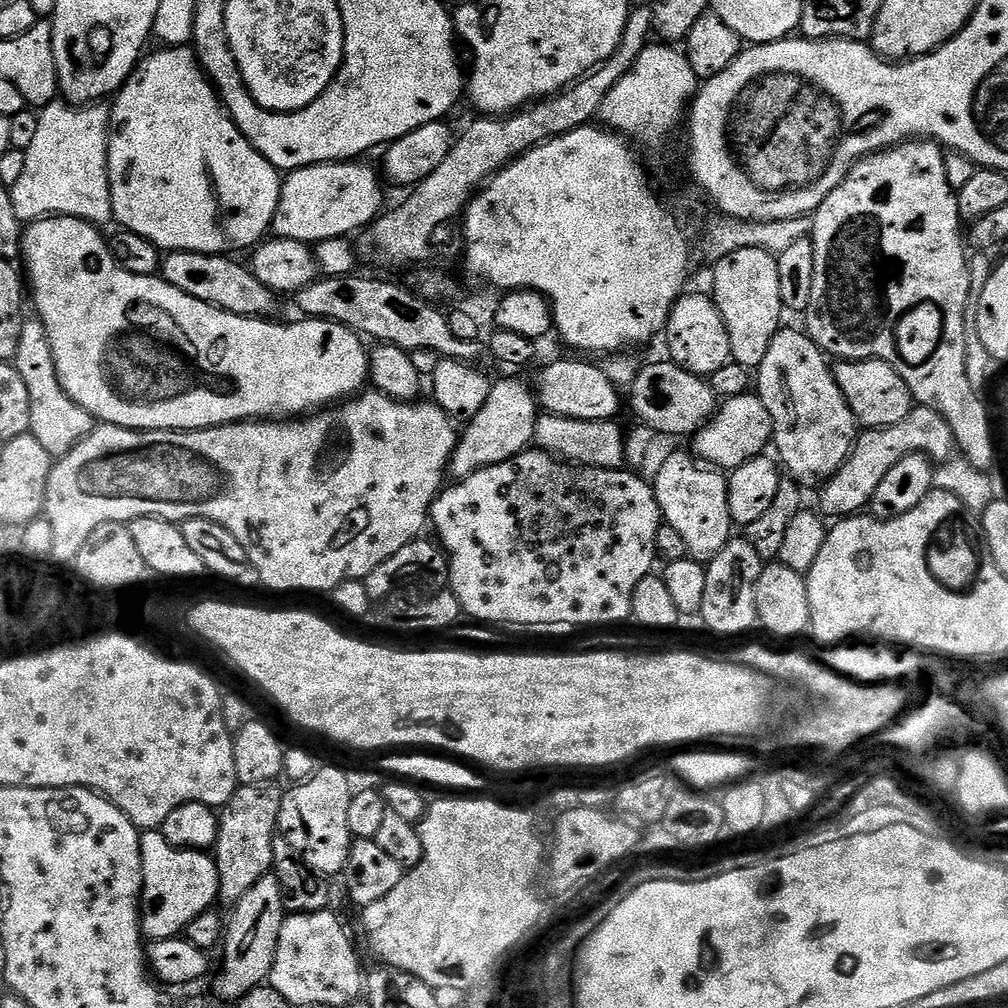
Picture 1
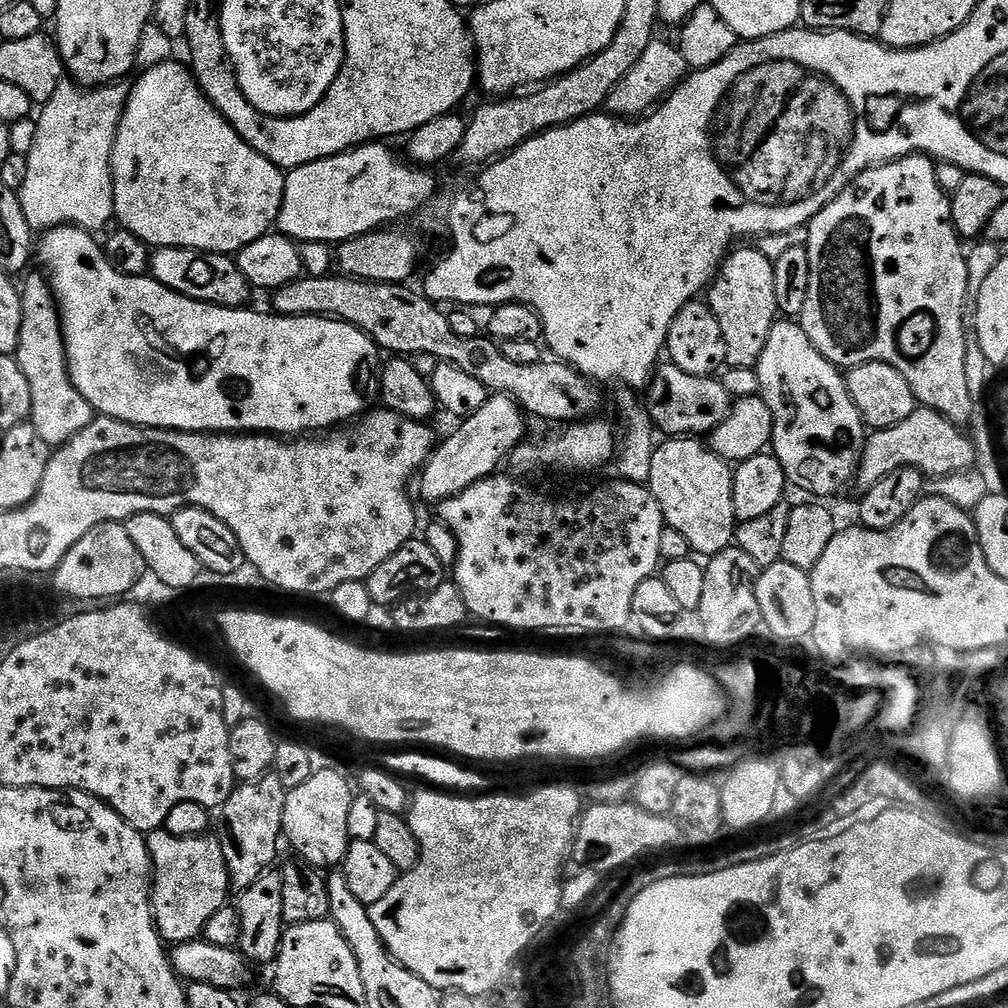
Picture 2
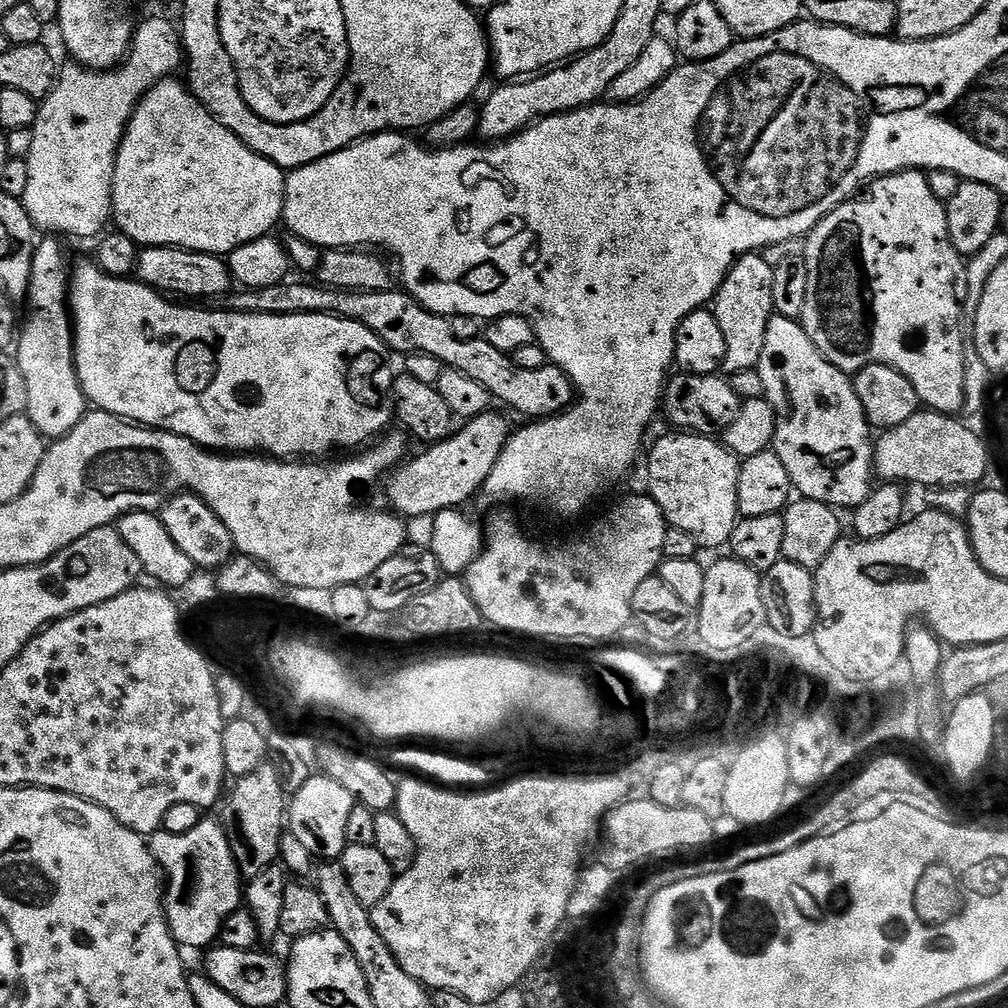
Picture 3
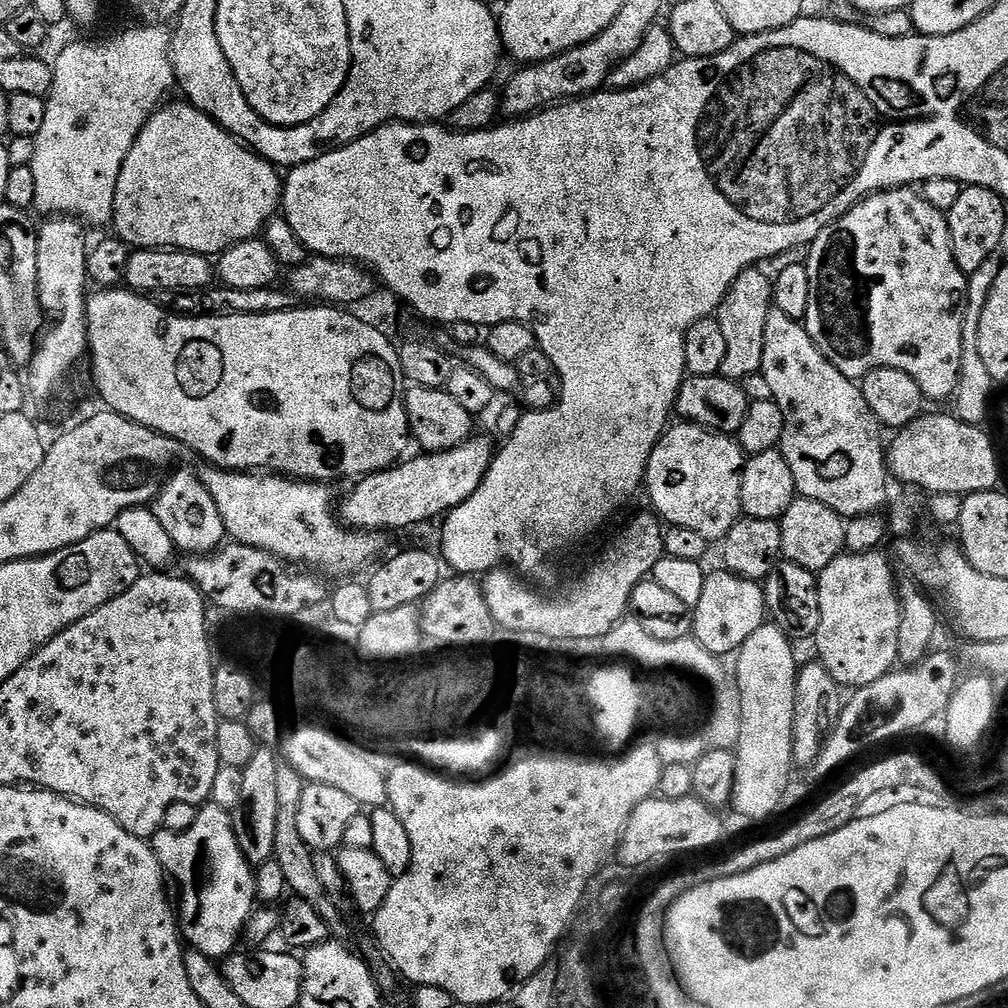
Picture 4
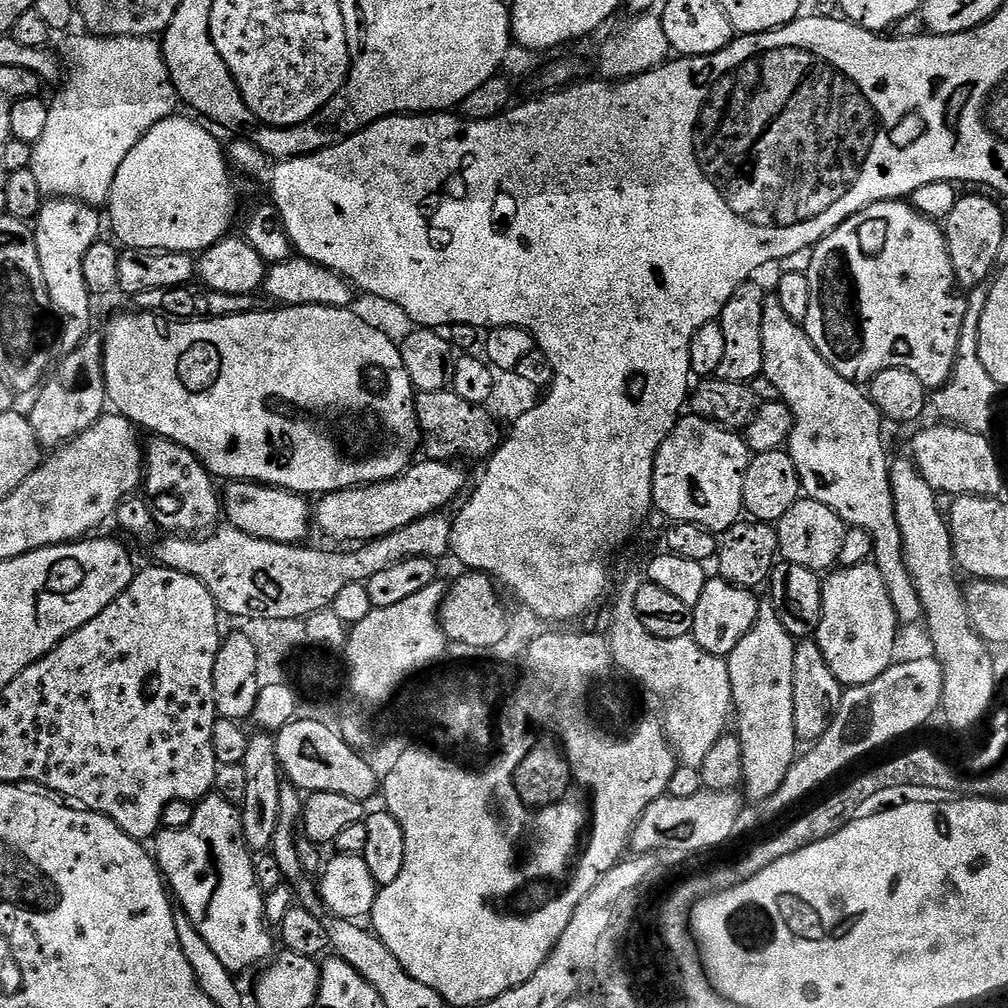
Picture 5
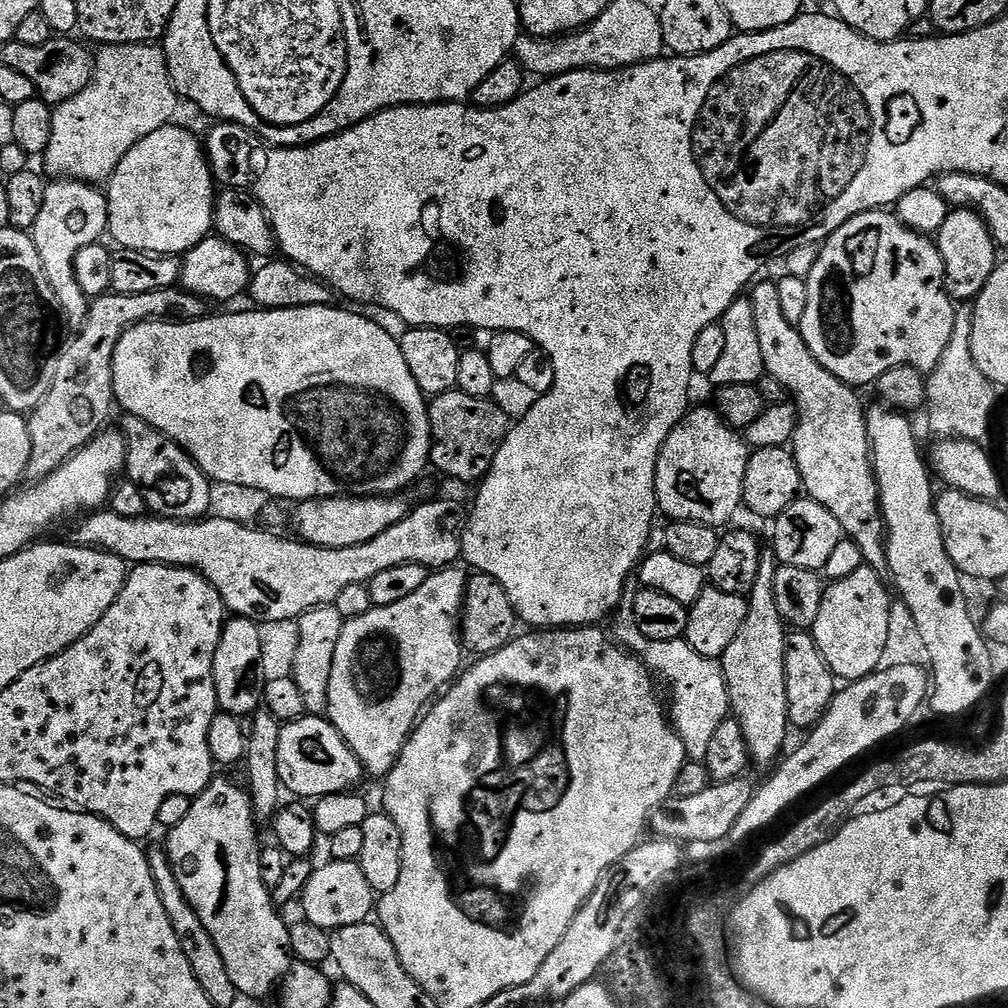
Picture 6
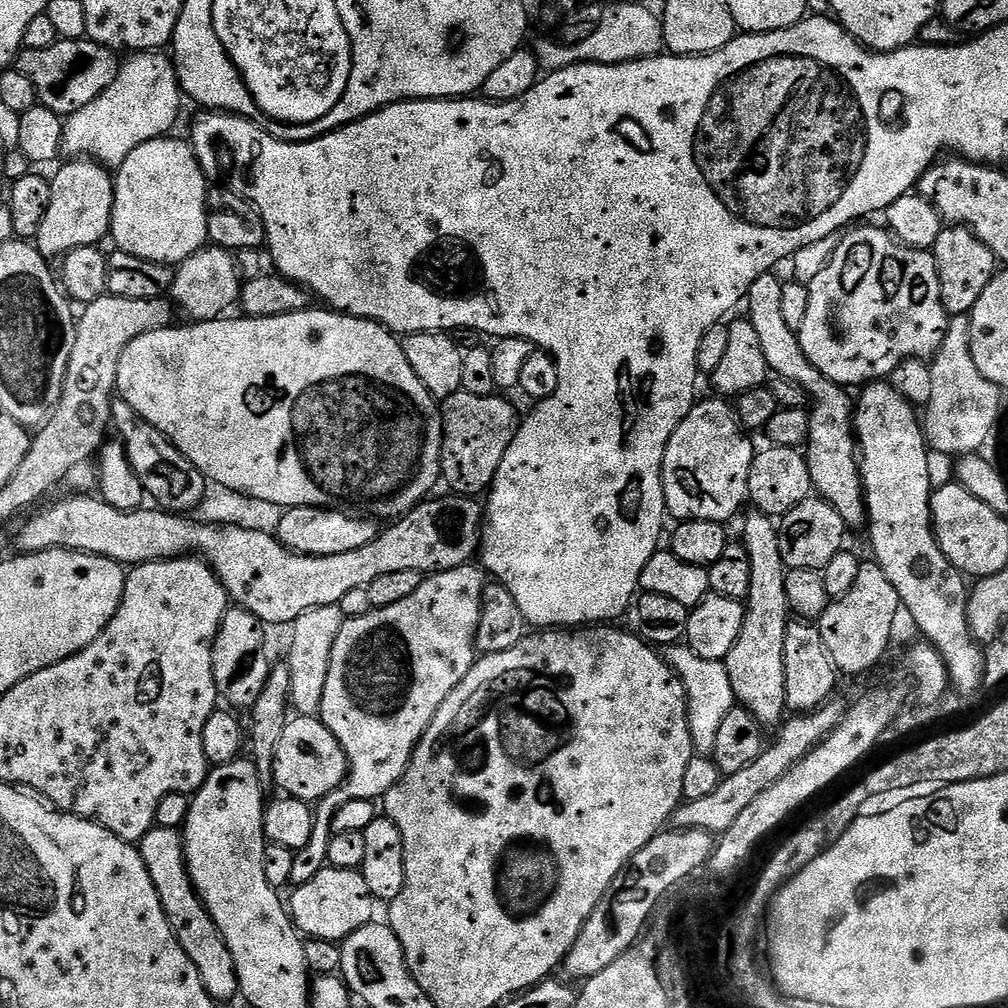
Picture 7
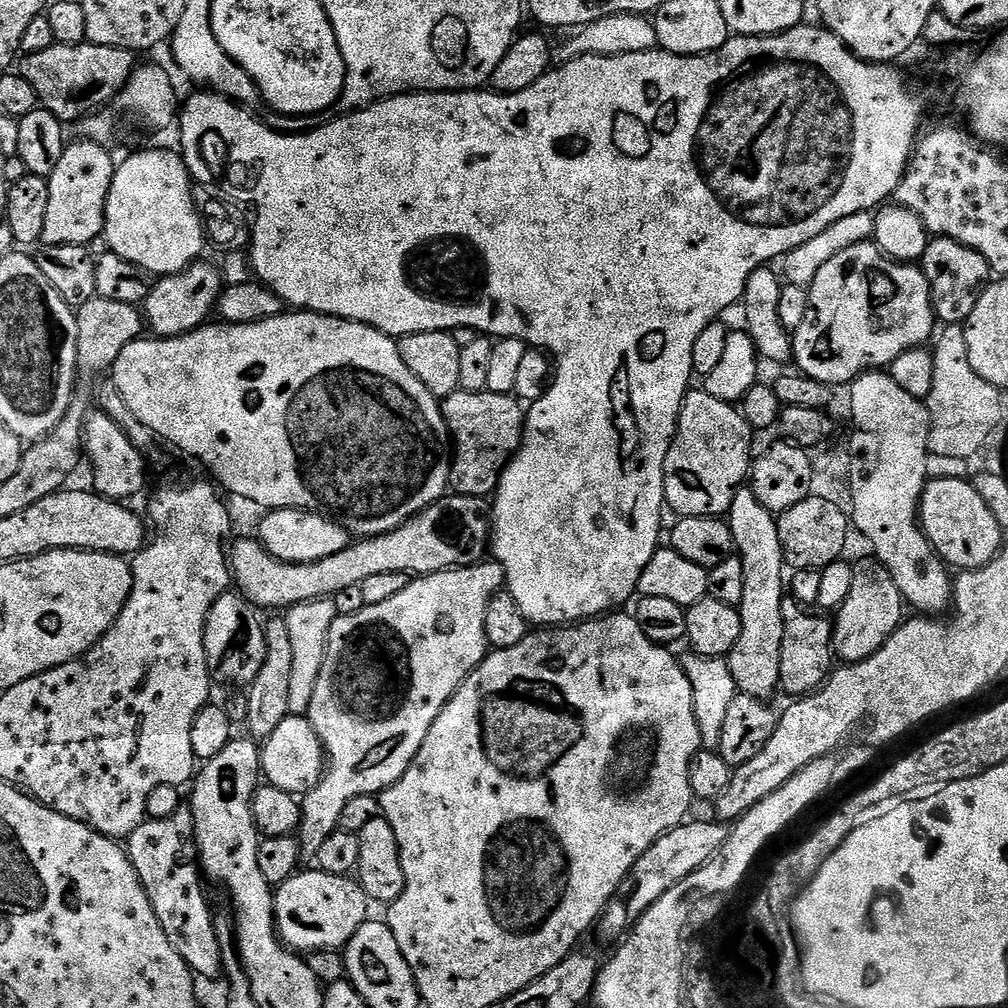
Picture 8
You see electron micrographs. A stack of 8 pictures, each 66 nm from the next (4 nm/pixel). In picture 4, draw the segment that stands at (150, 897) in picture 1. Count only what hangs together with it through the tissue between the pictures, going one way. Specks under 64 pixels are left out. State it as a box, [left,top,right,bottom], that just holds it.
[150,802,258,962]

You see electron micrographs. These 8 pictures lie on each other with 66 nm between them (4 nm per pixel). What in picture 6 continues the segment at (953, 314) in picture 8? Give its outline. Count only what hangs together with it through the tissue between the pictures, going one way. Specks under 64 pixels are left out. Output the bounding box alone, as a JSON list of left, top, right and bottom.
[934,208,998,301]

